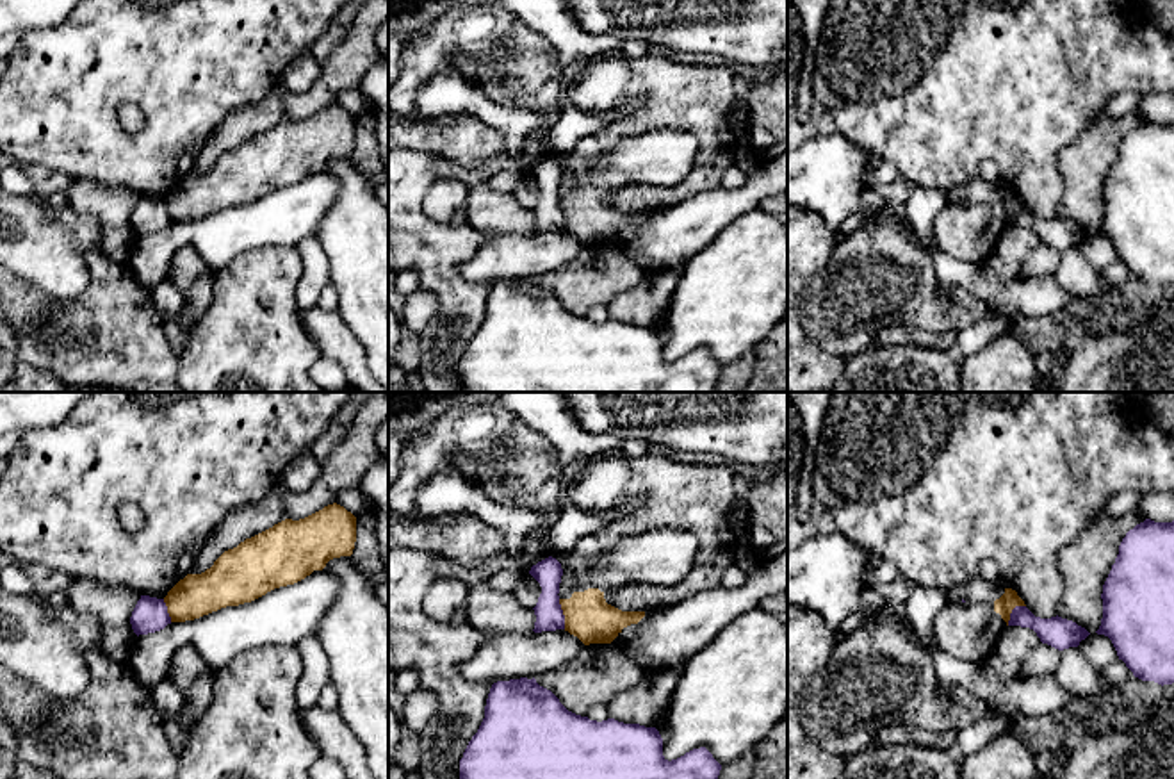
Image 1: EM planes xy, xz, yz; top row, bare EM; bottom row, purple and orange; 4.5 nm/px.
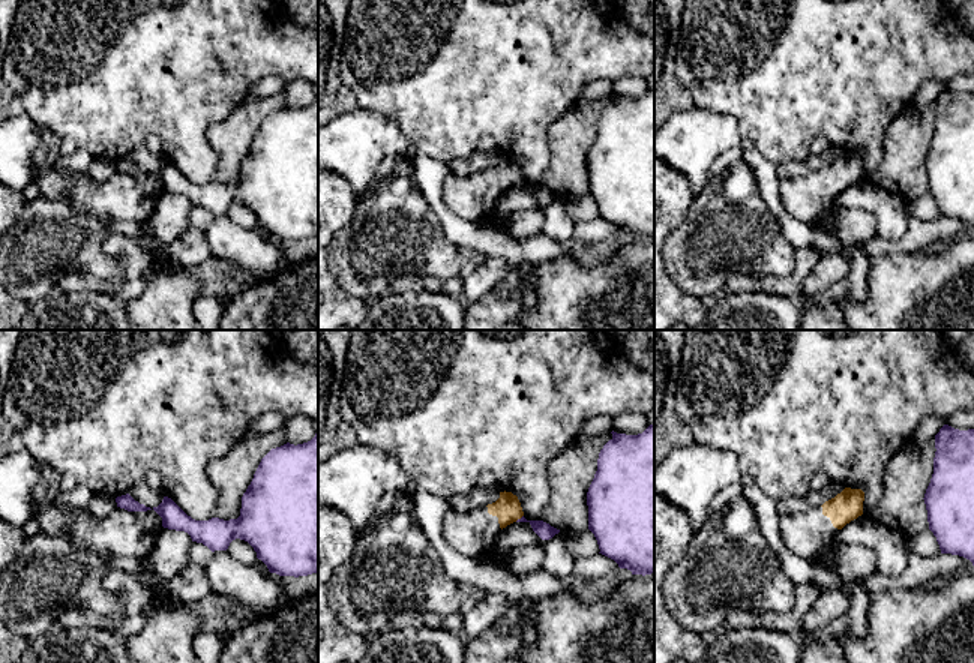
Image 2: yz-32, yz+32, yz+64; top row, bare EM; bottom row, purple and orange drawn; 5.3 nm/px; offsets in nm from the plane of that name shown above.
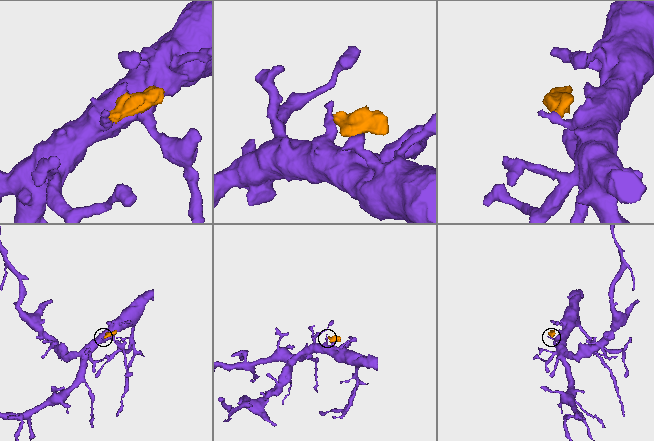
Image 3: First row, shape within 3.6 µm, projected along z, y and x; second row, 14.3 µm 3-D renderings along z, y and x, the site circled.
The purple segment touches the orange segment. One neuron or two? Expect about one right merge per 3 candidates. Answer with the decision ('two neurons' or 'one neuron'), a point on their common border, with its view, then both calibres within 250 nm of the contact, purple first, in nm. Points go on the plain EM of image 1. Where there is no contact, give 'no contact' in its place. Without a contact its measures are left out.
two neurons | xz (562, 214) | 130/200 nm

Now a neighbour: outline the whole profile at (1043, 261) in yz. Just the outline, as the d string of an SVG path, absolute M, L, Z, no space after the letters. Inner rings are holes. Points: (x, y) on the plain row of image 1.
M1039 244L1023 262L1021 280L1035 278L1035 276L1053 276L1060 260L1060 251L1048 246Z

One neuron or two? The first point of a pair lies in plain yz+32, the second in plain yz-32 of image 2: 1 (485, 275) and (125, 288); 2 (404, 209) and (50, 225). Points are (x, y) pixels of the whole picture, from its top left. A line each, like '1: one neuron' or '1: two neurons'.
1: one neuron
2: one neuron

